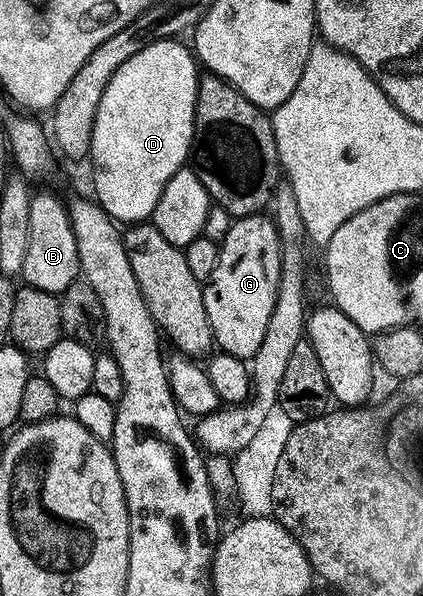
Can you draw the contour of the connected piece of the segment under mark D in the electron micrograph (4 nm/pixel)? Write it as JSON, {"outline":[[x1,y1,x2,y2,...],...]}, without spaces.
{"outline":[[157,39,139,49,106,83,106,92,98,98,94,105,96,118,94,119,94,135,92,136,92,174,94,175,94,191,96,192,95,200,107,211,112,220,117,223,139,223,147,222,152,216,154,207,158,203,158,195,162,195,162,187,174,175,174,171,185,168,187,159,189,160,192,153,192,135,196,131,196,86,198,84,198,61,194,56,193,50,187,44,179,45,176,39]]}

